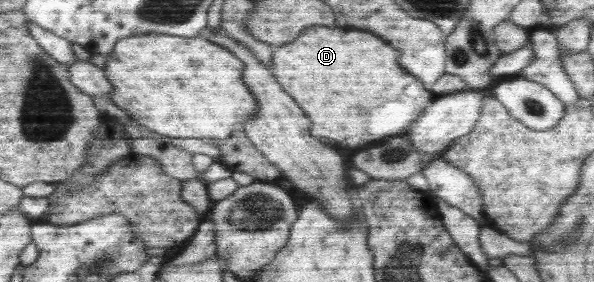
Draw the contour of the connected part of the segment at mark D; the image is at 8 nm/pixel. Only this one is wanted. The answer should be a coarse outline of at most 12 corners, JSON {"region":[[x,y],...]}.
{"region":[[305,28],[277,83],[344,147],[403,135],[433,93],[361,30]]}

